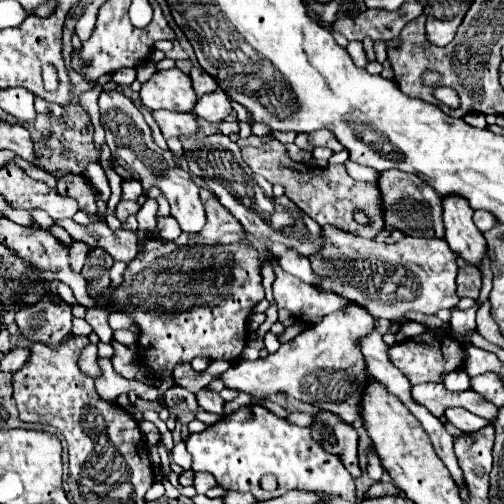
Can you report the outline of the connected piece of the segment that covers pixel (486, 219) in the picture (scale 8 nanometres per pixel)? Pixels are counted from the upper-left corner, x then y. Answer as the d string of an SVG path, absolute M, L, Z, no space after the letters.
M477 210L475 212L475 216L473 216L473 222L477 224L477 228L481 230L481 232L487 232L489 228L493 228L495 226L495 216L491 216L489 212L485 212L485 210Z

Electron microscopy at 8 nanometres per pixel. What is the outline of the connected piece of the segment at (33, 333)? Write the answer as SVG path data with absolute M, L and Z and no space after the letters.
M61 298L59 304L51 304L51 300L39 300L35 304L27 304L27 308L21 308L15 316L15 322L29 340L57 346L71 332L71 310L73 306Z

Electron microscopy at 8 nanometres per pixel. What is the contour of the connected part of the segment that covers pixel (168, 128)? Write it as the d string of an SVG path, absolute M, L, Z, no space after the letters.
M153 112L165 140L169 138L195 138L199 132L199 120L193 112Z

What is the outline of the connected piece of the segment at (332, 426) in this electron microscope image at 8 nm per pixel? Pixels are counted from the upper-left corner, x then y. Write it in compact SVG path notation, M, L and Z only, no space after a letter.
M327 410L315 414L315 418L317 420L309 426L313 440L323 450L339 456L343 466L351 472L351 476L357 478L361 474L359 458L357 458L357 442L359 442L357 430Z

